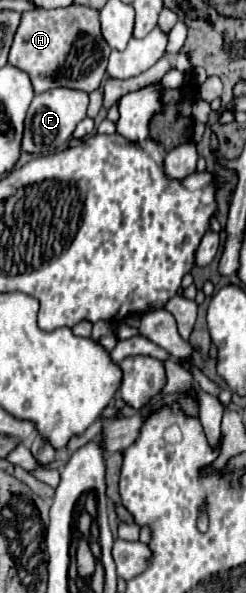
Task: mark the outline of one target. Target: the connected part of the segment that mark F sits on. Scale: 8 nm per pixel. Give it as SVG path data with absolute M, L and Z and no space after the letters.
M53 88L49 92L37 94L25 118L25 132L23 132L21 148L33 154L55 152L63 142L71 138L75 126L87 116L87 106L89 106L89 94L81 90L73 90L73 88Z

